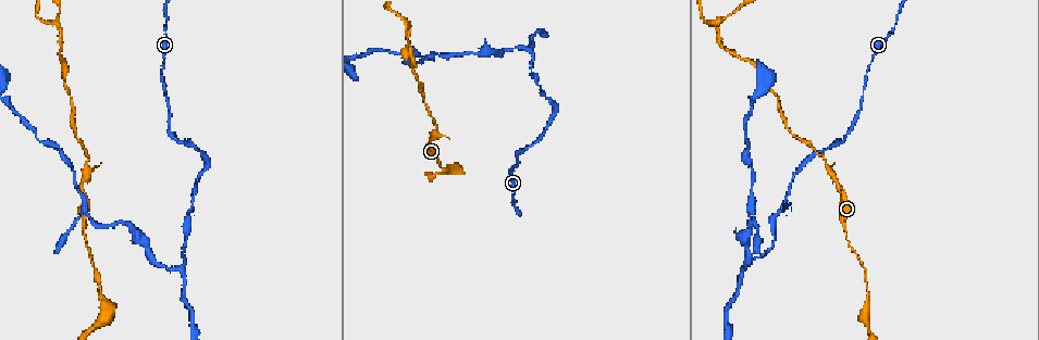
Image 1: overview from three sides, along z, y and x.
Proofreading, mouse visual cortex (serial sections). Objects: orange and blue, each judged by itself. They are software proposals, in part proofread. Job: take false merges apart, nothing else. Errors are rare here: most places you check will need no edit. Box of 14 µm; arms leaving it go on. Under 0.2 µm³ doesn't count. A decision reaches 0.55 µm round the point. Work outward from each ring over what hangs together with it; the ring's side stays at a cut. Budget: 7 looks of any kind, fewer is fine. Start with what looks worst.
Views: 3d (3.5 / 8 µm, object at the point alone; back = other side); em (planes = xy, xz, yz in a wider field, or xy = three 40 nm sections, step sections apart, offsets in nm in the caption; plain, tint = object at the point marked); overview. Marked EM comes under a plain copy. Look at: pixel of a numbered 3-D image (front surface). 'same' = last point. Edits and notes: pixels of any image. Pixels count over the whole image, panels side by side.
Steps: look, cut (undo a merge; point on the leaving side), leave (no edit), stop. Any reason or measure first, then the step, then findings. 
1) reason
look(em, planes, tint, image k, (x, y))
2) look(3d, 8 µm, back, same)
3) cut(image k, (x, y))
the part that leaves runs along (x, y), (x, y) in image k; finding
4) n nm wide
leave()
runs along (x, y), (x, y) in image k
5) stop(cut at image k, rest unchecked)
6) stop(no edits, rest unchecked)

three arms meet
look(3d, 3.5 µm, image 1, (718, 24))

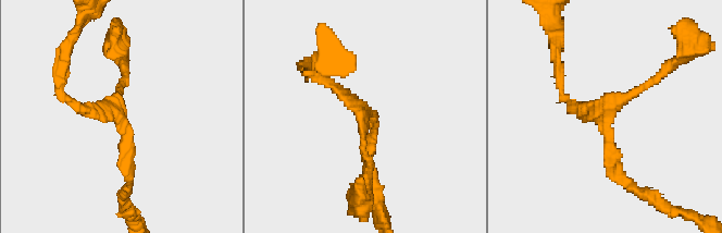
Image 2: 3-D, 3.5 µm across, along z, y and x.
3 arms; arms of 150, 150, 200 nm; need the tissue
look(em, xy, step 1, tint, image 2, (606, 120))

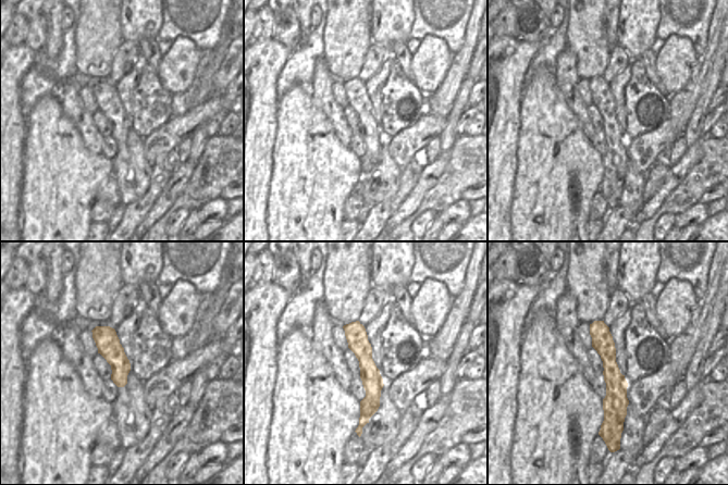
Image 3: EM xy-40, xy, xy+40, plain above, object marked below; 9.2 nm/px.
200 nm wide
leave()
runs along (596, 323), (616, 383), (617, 420) in image 3; all the same cell

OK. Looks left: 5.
thick turns thin
look(3d, 8 µm, back, image 1, (777, 213))

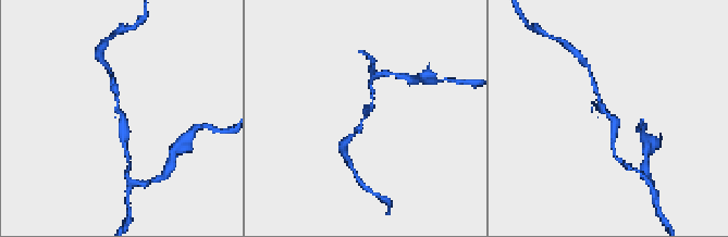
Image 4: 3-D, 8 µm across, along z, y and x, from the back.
arms of 150, 200 nm; now the EM
look(em, planes, tint, image 4, (123, 118))

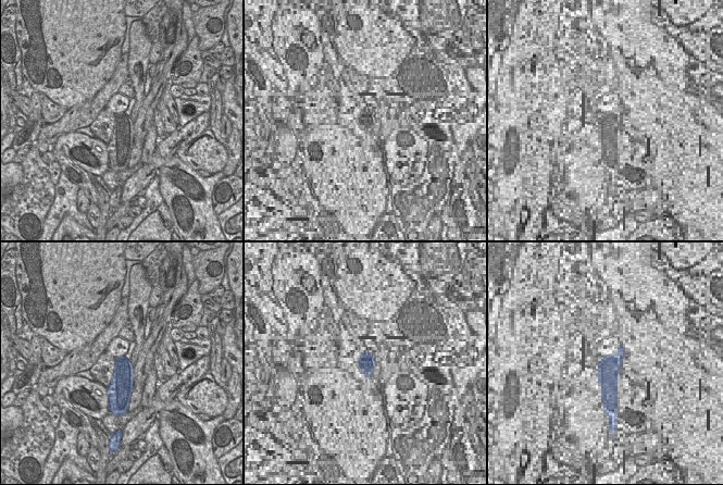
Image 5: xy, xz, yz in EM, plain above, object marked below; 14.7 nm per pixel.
leave()
runs along (596, 91), (613, 121), (612, 149) in image 4; all the same cell

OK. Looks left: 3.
three arms meet
look(3d, 3.5 µm, image 1, (181, 267))

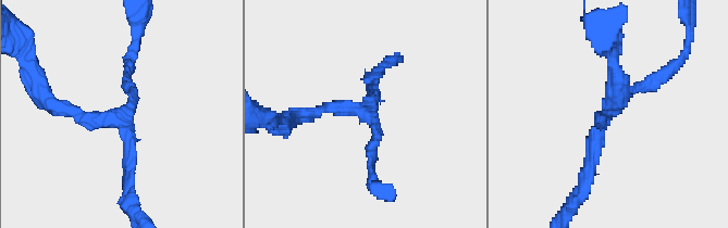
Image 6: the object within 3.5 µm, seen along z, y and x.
now the EM
look(em, xy, step 1, tint, image 6, (371, 119))

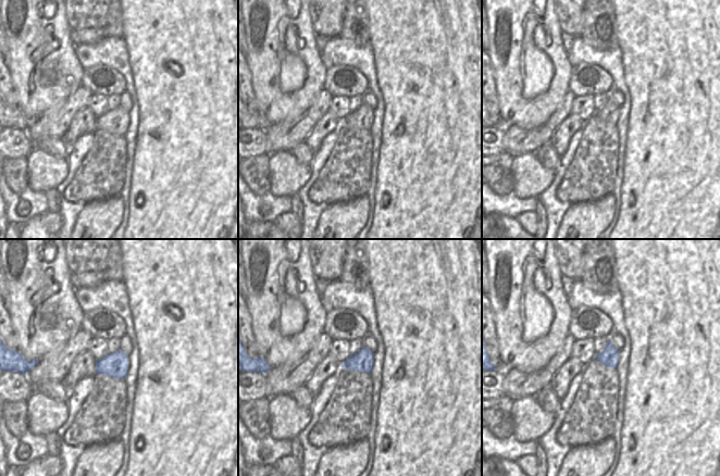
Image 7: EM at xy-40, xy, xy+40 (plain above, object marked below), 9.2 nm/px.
190 nm wide
leave()
runs along (372, 176), (372, 117), (343, 106), (306, 115) in image 6; continuous, no second cell

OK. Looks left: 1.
stop(no edits, rest unchecked)

